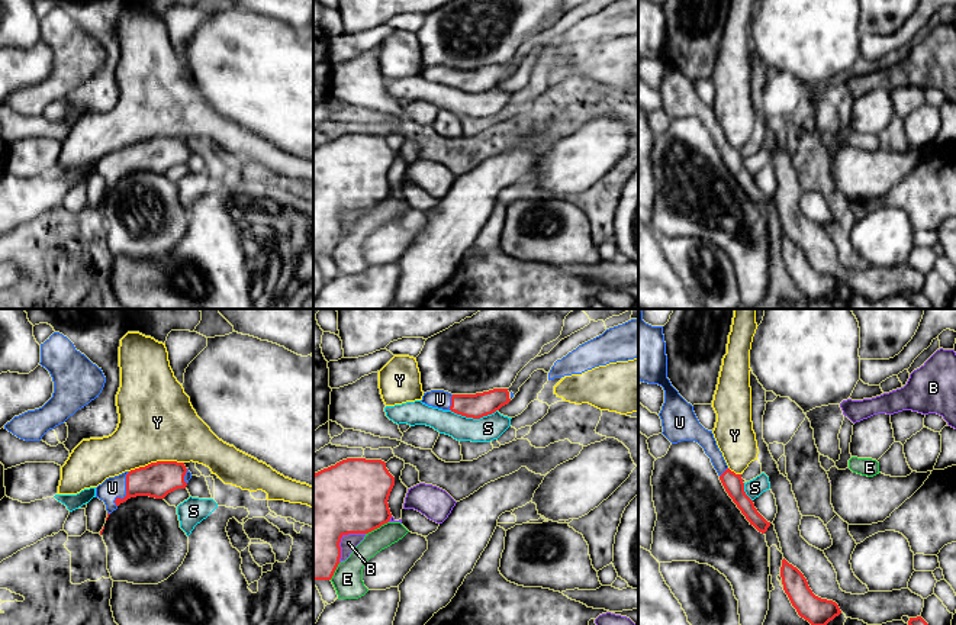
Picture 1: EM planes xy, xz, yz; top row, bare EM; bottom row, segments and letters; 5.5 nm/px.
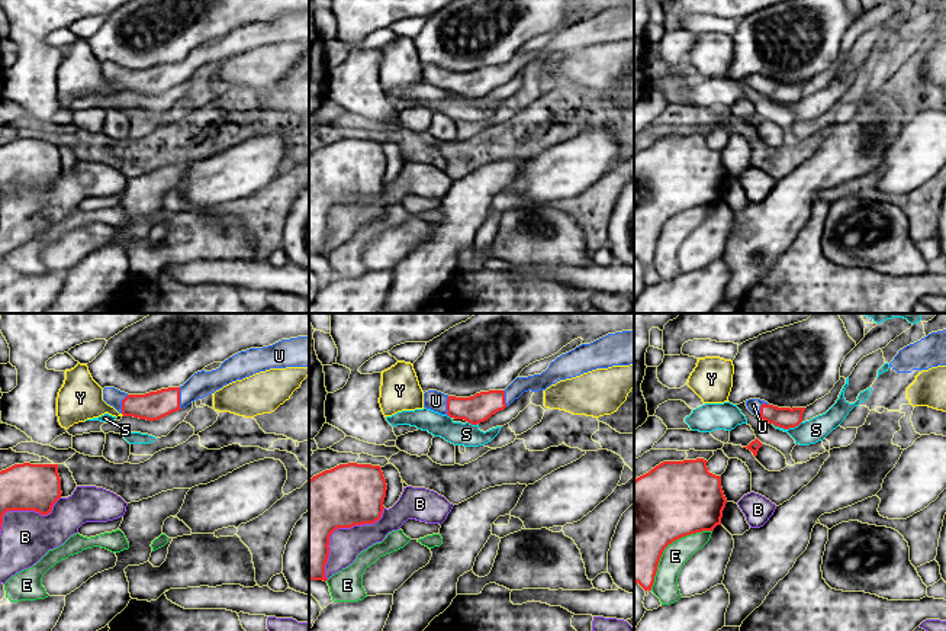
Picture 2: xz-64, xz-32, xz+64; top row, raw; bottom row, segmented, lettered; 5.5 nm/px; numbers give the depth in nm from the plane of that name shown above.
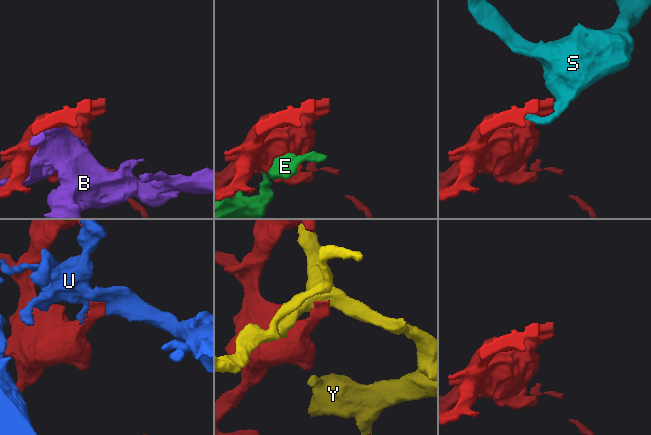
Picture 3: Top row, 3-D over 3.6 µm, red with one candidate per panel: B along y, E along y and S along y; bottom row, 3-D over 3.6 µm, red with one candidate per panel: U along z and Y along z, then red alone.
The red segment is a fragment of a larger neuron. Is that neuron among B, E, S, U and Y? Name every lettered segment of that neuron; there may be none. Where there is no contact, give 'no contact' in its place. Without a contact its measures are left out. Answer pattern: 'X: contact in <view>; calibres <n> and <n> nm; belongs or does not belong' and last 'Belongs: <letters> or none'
B: contact in xz; calibres 420 and 90 nm; does not belong
E: contact in xz; calibres 400 and 120 nm; does not belong
S: contact in xz; calibres 140 and 140 nm; does not belong
U: contact in xy; calibres 190 and 120 nm; belongs
Y: contact in xy; calibres 190 and 420 nm; does not belong
Belongs: U

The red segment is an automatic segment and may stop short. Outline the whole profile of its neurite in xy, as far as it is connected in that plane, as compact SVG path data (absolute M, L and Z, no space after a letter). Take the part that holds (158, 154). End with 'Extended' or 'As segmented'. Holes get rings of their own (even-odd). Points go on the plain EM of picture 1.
M157 136L145 142L106 154L96 162L96 173L104 177L107 189L131 173L164 174L177 164L186 164L191 148L184 138Z. Extended

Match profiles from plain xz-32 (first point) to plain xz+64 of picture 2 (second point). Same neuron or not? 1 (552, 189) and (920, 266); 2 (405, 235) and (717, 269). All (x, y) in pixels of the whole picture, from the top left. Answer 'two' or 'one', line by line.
1: two
2: two

